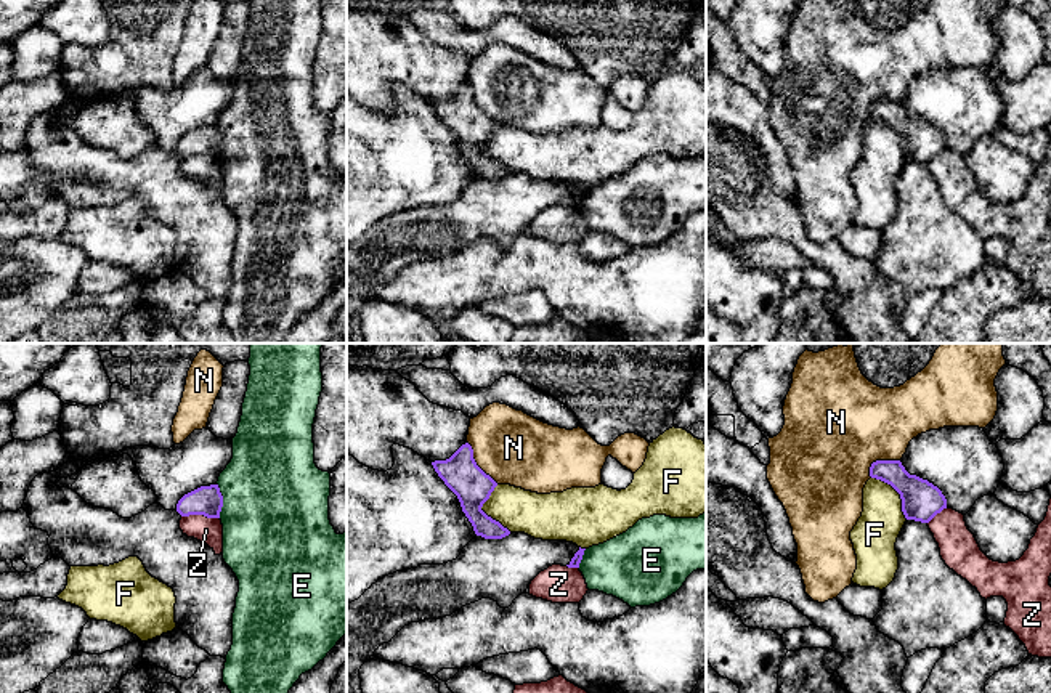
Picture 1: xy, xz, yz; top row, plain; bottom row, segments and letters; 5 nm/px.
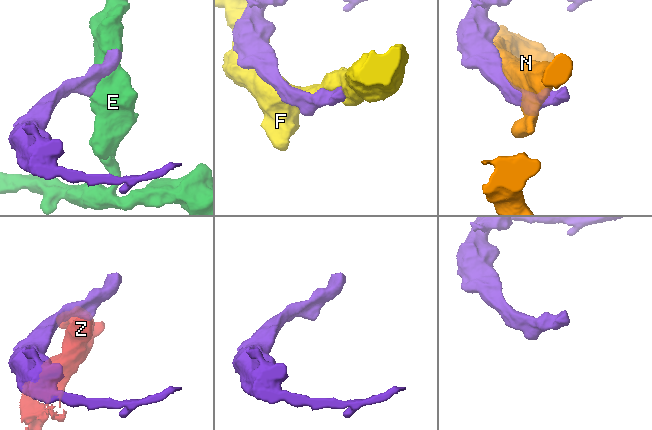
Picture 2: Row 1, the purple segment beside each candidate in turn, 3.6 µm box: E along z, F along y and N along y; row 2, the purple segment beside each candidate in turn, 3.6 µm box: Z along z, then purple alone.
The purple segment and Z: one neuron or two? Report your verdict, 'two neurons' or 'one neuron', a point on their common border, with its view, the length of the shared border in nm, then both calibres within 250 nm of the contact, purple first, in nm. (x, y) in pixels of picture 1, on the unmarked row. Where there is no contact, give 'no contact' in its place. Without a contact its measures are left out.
two neurons; contact xy (201, 154); length 190 nm; calibres 150 and 130 nm

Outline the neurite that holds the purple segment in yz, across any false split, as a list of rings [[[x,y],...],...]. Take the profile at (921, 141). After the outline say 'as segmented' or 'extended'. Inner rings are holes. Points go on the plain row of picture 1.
[[[876,101],[870,107],[870,117],[891,125],[902,140],[902,152],[907,160],[929,164],[947,149],[942,132],[916,116],[910,116],[900,101]]] | as segmented

